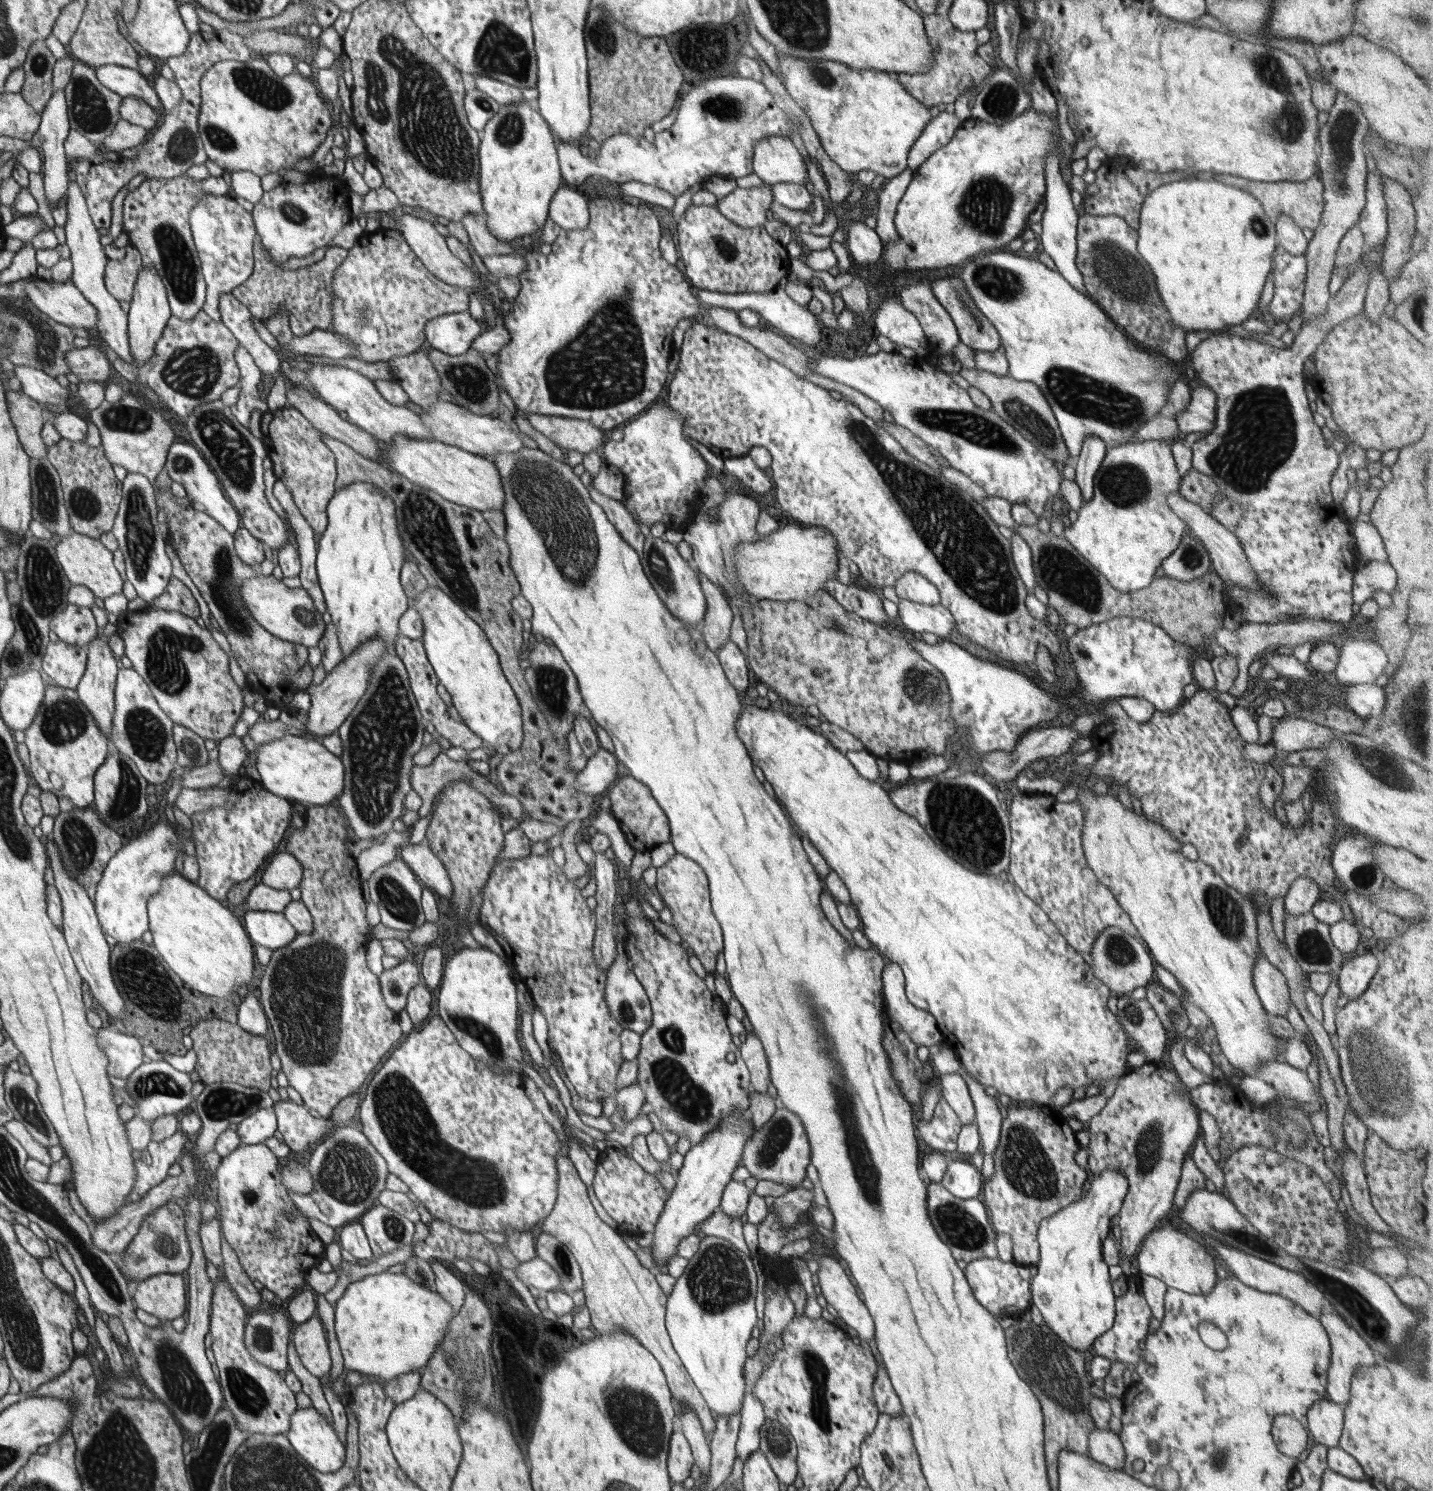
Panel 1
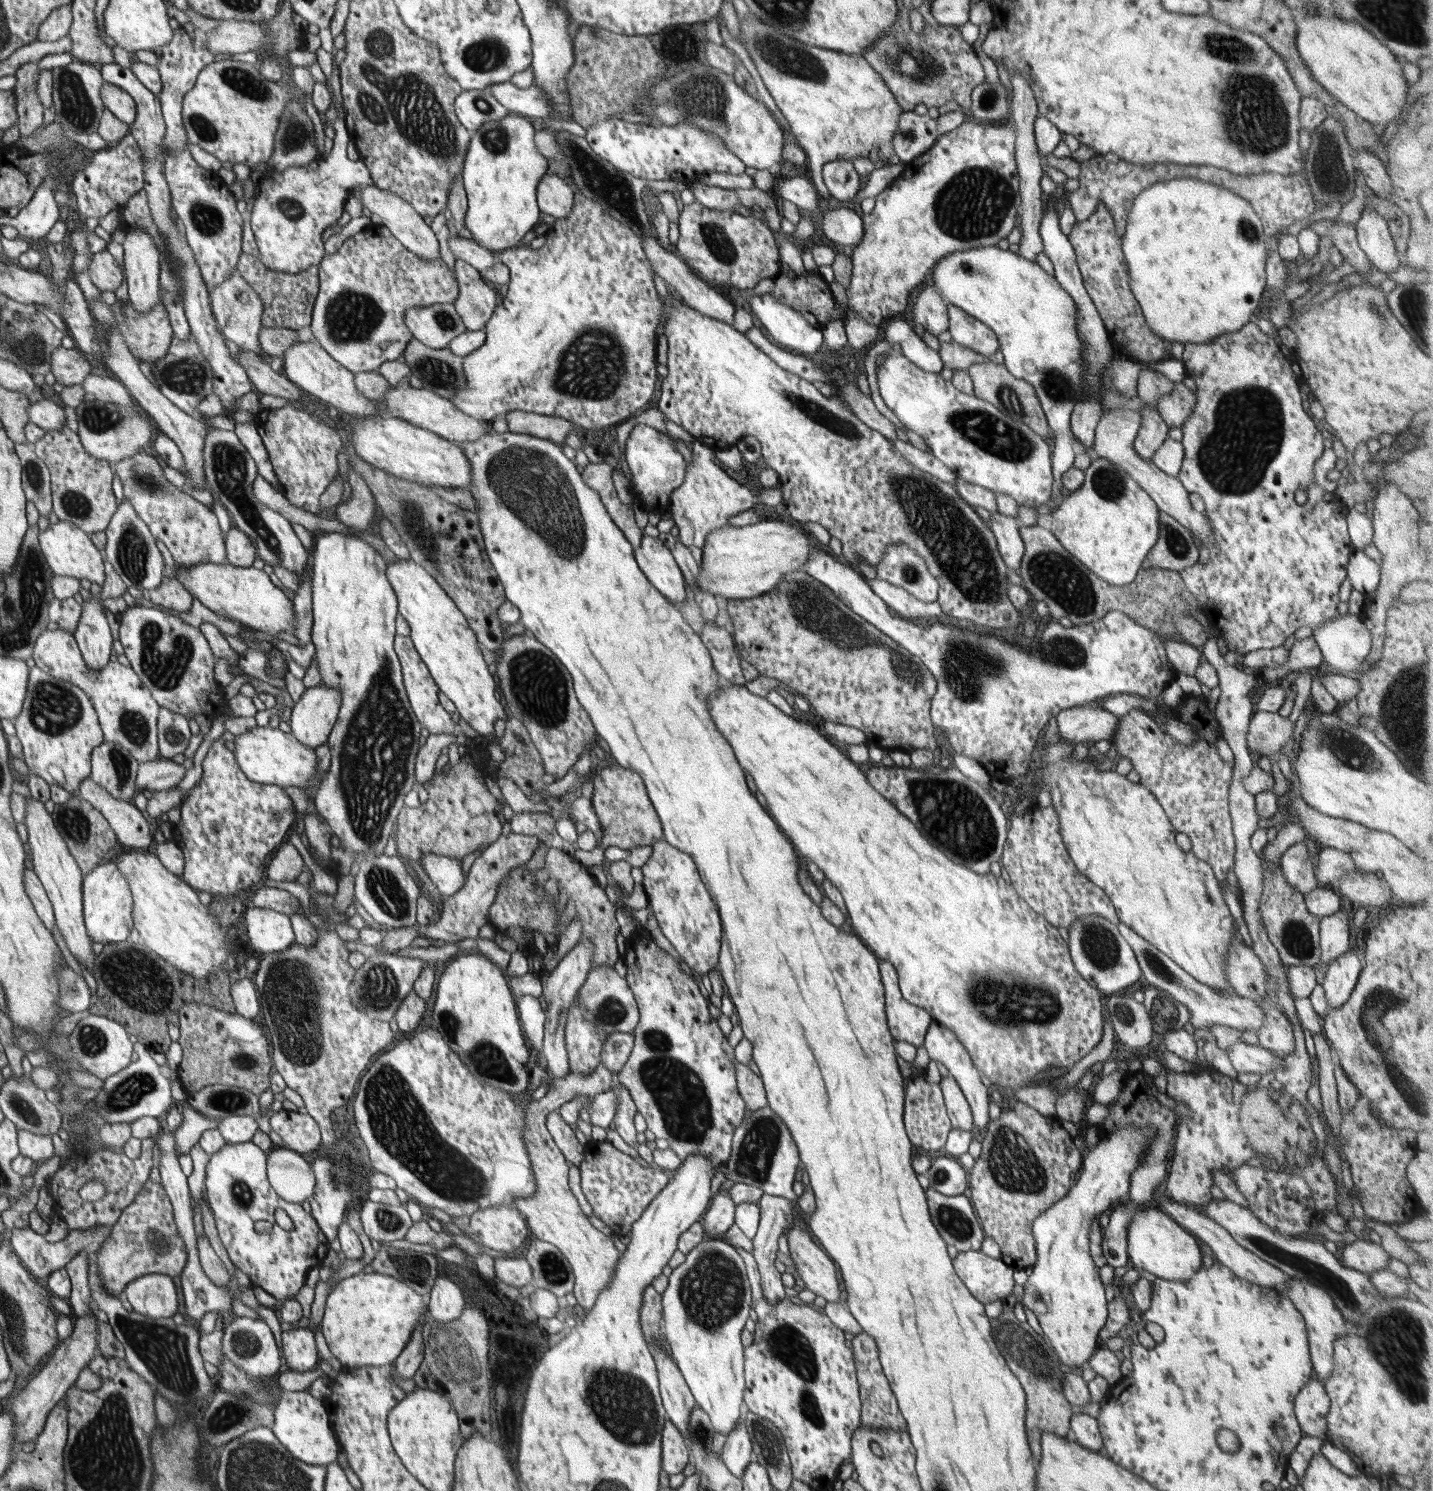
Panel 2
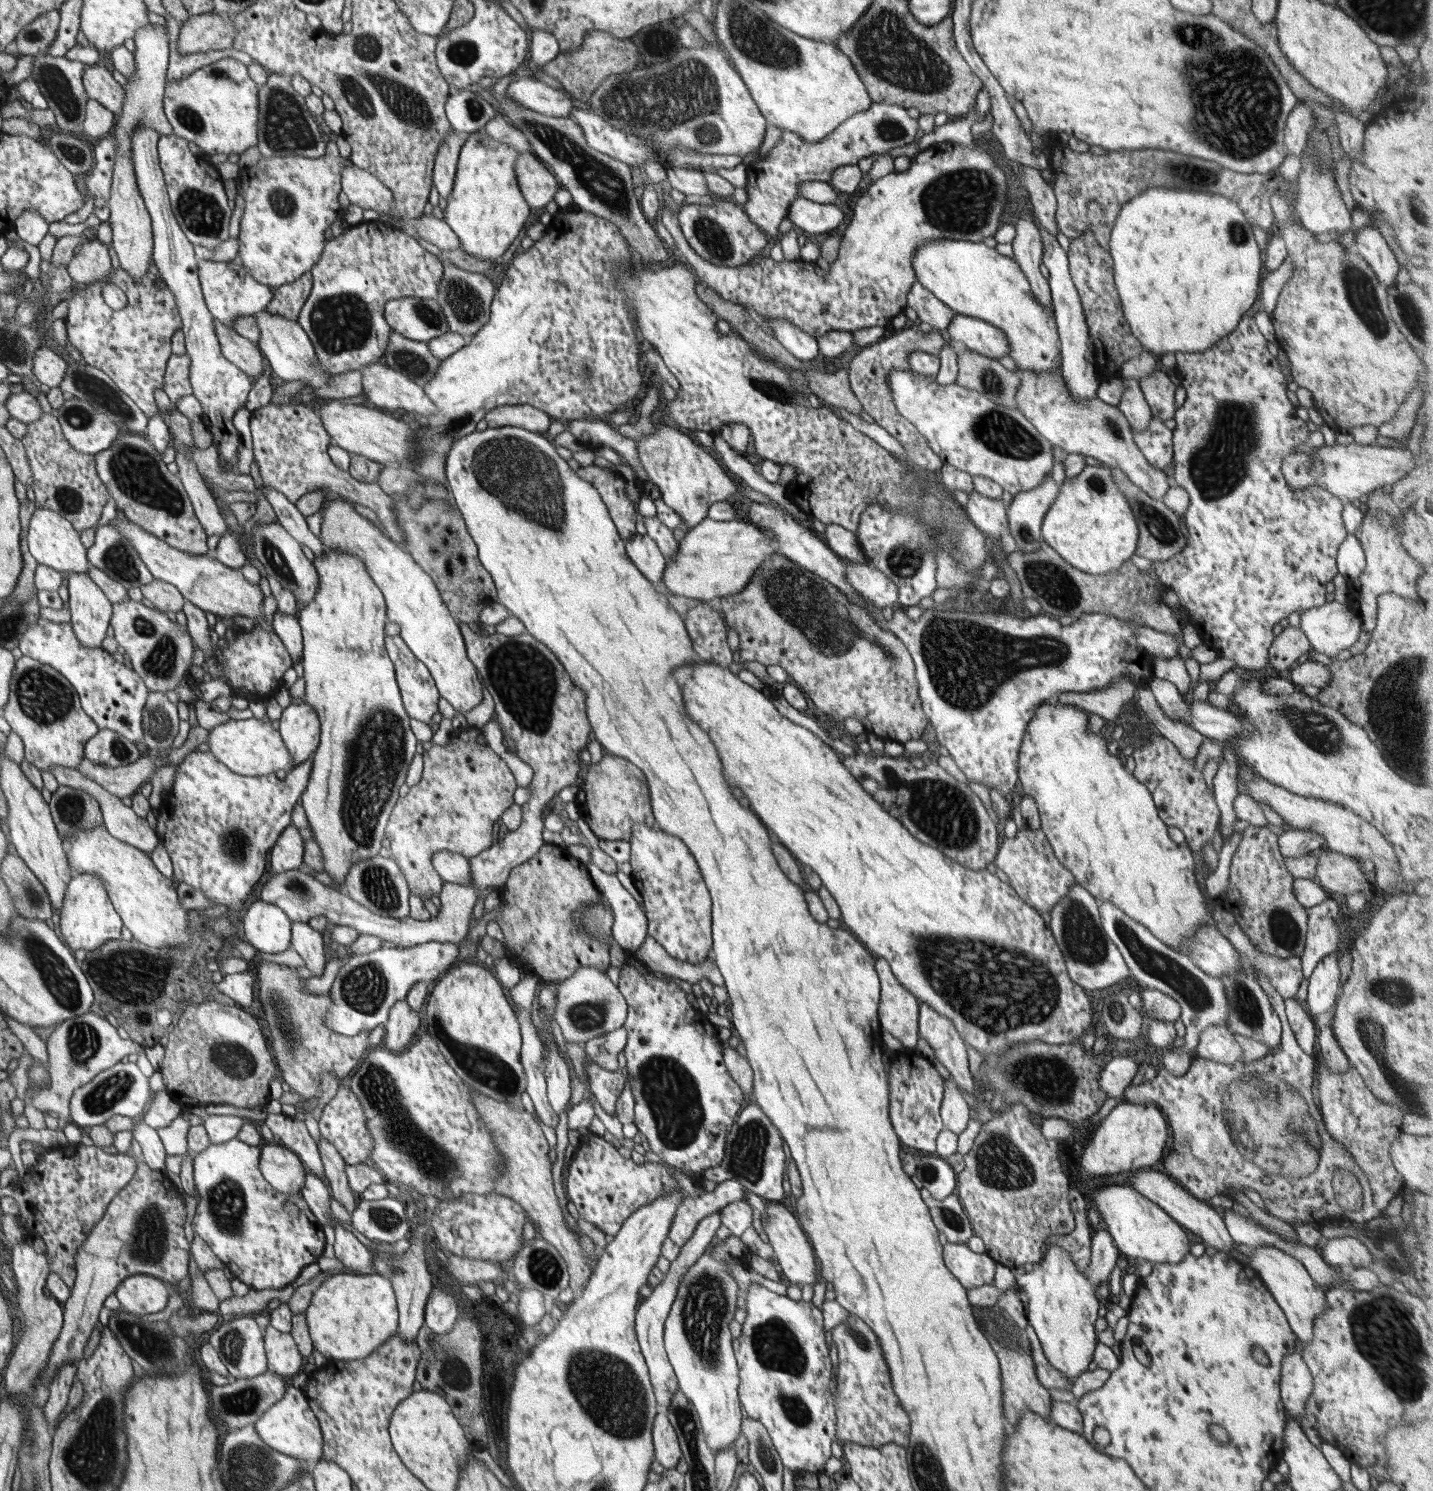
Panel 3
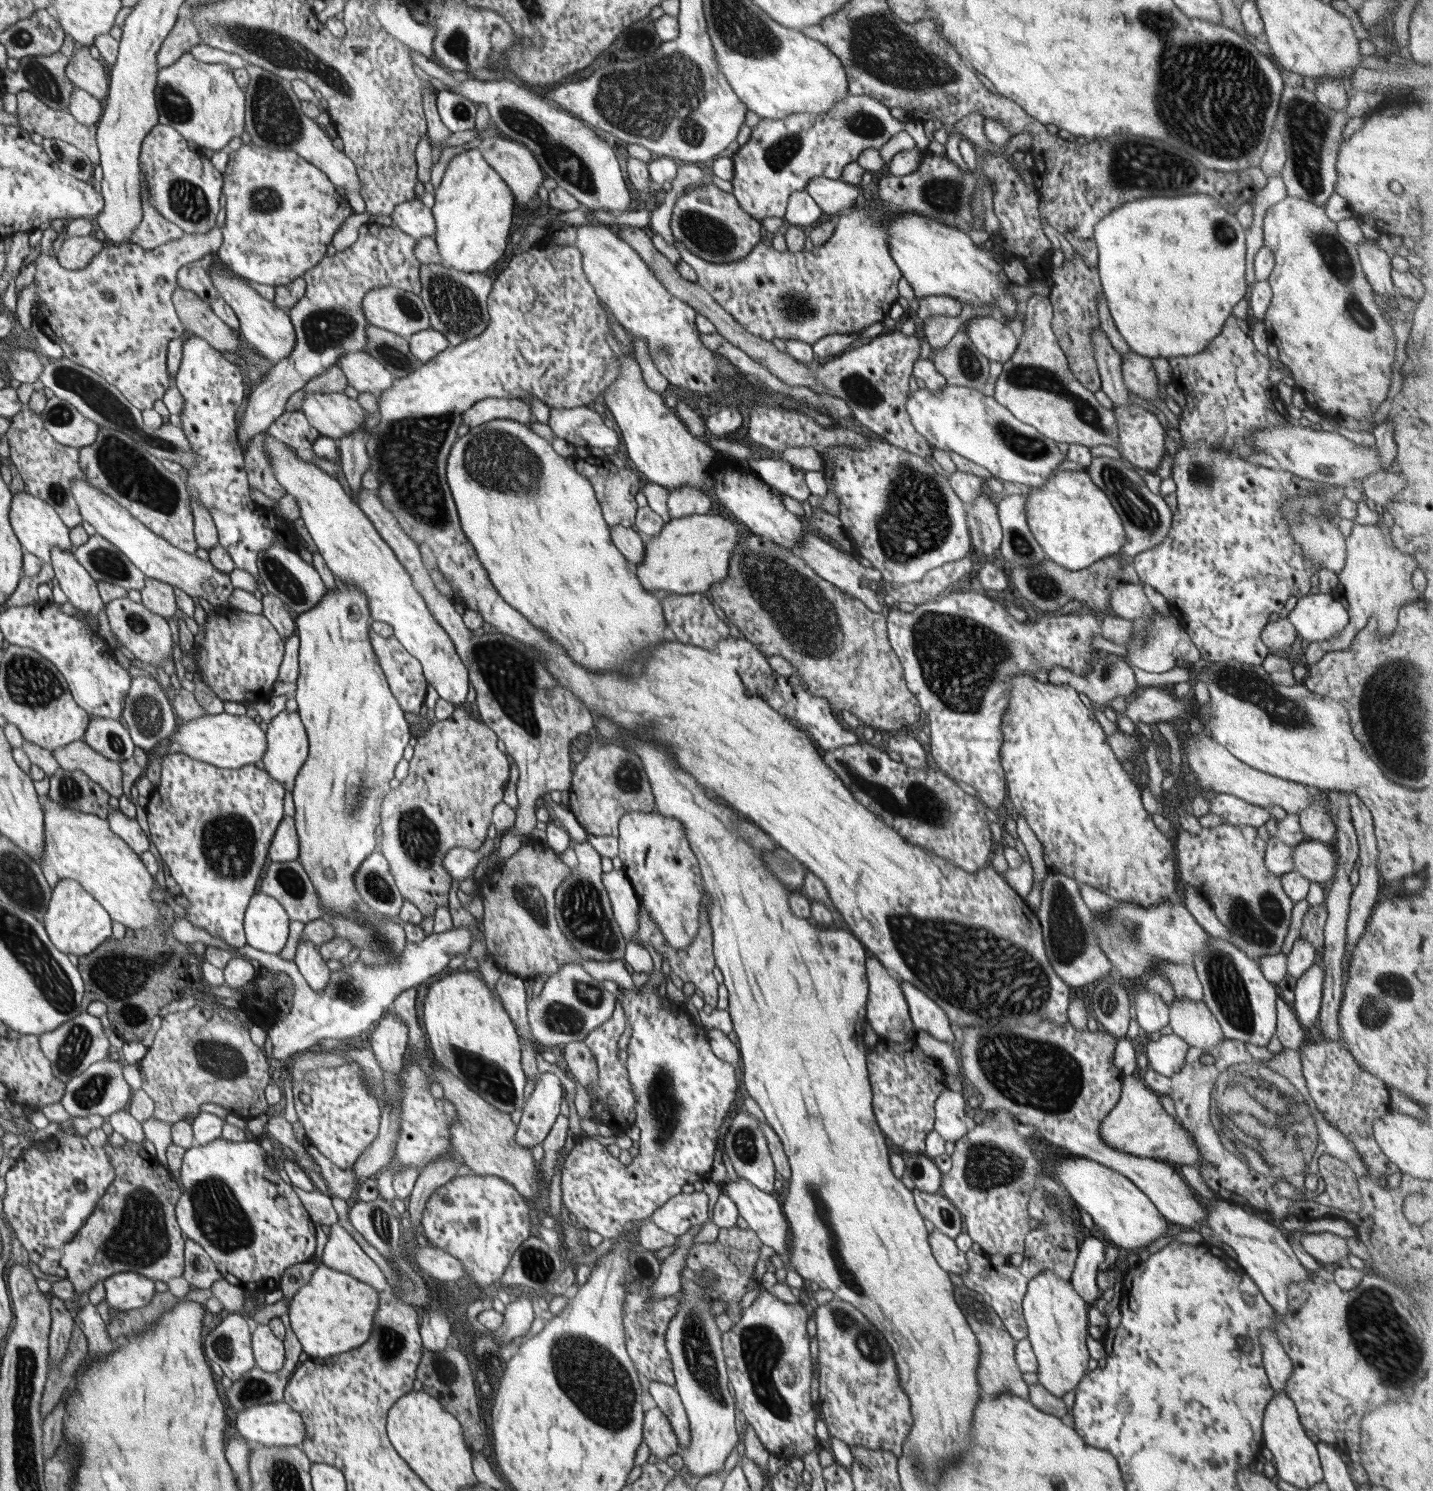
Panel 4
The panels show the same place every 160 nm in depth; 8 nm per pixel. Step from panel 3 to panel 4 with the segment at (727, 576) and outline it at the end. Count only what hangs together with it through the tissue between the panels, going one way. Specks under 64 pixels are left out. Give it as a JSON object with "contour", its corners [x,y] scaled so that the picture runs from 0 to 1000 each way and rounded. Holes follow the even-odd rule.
{"contour":[[[480,345],[463,351],[458,360],[449,360],[450,374],[441,380],[452,396],[465,396],[471,398],[494,398],[496,393],[509,384],[509,375],[516,366],[515,352],[502,345]]]}

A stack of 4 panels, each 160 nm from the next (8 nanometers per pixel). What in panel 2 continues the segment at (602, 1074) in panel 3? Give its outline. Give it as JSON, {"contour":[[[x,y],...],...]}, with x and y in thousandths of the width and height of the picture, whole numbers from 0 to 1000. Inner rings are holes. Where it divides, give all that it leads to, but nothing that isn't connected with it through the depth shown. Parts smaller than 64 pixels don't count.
{"contour":[[[433,726],[427,730],[431,731],[431,736],[432,740],[431,740],[431,745],[428,749],[428,754],[430,755],[430,759],[434,762],[438,769],[445,770],[445,765],[444,764],[444,757],[442,756],[442,748],[445,746],[441,734],[439,731]]]}

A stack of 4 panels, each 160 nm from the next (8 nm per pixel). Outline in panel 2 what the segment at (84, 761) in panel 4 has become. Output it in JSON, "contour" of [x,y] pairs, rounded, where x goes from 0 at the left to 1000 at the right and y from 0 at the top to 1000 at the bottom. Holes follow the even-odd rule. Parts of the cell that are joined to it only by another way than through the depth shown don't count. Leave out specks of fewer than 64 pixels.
{"contour":[[[110,508],[98,512],[94,526],[103,531],[121,529],[130,520],[130,512],[123,512],[120,509]]]}

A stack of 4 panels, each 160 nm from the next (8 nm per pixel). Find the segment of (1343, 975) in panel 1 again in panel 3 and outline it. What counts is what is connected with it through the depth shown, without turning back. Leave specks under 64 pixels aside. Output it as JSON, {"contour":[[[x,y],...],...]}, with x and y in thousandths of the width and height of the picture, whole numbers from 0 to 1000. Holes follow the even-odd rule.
{"contour":[[[930,639],[925,641],[913,655],[913,671],[910,675],[916,683],[931,676],[936,661],[935,651],[934,641]]]}

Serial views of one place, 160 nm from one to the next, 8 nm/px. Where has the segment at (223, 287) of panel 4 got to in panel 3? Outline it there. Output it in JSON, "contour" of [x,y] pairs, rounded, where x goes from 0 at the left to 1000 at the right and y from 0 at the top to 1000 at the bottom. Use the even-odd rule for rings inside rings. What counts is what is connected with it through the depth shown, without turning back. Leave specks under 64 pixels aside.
{"contour":[[[182,208],[181,210],[176,211],[176,213],[179,215],[179,219],[181,221],[180,233],[188,241],[188,247],[194,256],[210,255],[218,261],[222,261],[222,260],[225,261],[229,258],[232,252],[225,249],[223,243],[221,234],[209,217],[202,215],[197,212],[188,211],[187,208]]]}

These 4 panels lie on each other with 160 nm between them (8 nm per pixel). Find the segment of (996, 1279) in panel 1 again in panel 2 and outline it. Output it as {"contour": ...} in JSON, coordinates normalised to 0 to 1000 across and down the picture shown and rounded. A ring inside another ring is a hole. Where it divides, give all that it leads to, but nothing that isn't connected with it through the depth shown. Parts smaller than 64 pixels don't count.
{"contour":[[[685,839],[670,840],[665,844],[666,853],[671,858],[680,871],[682,871],[686,875],[694,872],[701,873],[708,866],[708,851],[706,851],[699,844],[691,844]]]}

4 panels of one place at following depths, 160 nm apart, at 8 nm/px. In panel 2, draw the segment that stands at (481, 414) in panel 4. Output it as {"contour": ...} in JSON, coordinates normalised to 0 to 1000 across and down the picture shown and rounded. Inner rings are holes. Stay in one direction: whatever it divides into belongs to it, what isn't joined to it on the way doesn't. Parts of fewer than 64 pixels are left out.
{"contour":[[[363,274],[353,277],[356,289],[370,291],[374,294],[383,294],[385,296],[394,298],[395,292],[402,287],[400,283],[389,279],[366,276]]]}

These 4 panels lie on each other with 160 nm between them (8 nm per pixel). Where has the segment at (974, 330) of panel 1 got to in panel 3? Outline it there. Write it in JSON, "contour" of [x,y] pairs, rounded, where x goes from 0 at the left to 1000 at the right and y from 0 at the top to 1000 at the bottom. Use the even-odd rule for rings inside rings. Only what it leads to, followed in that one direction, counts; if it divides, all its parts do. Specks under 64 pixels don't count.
{"contour":[[[667,211],[659,224],[663,228],[671,229],[675,235],[692,241],[697,241],[704,237],[705,233],[701,223],[682,213]]]}

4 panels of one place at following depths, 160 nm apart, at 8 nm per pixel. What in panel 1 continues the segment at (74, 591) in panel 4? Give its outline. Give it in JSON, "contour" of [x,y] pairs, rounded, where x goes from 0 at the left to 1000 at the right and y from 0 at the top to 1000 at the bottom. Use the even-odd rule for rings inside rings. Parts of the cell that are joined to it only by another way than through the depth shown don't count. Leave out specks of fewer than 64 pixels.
{"contour":[[[71,423],[60,433],[61,445],[52,463],[64,478],[64,481],[68,484],[71,491],[77,494],[82,476],[80,465],[81,452],[83,451],[82,444],[70,427]]]}

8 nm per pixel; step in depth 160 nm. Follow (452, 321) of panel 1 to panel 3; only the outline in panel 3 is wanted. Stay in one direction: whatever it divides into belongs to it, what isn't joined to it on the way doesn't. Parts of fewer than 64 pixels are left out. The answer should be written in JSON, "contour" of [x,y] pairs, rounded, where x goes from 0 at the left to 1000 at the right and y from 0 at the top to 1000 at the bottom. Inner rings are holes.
{"contour":[[[284,199],[271,202],[269,215],[275,223],[298,230],[313,221],[308,206],[304,201]]]}

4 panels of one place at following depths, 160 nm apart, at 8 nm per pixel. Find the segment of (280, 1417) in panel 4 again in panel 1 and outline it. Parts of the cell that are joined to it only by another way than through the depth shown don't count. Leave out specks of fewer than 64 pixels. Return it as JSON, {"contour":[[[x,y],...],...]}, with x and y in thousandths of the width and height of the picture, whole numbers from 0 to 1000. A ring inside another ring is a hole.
{"contour":[[[218,943],[215,945],[208,944],[200,963],[205,973],[221,986],[232,988],[241,983],[243,973],[227,950]]]}

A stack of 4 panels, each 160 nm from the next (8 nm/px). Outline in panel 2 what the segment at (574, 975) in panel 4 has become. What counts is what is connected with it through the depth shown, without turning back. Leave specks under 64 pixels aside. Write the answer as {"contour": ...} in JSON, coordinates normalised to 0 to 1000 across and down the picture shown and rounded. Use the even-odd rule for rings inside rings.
{"contour":[[[417,648],[410,653],[410,657],[402,667],[402,671],[404,672],[408,678],[408,683],[424,693],[441,693],[445,687],[445,673],[443,667],[439,662],[438,656],[434,656],[428,649]]]}

